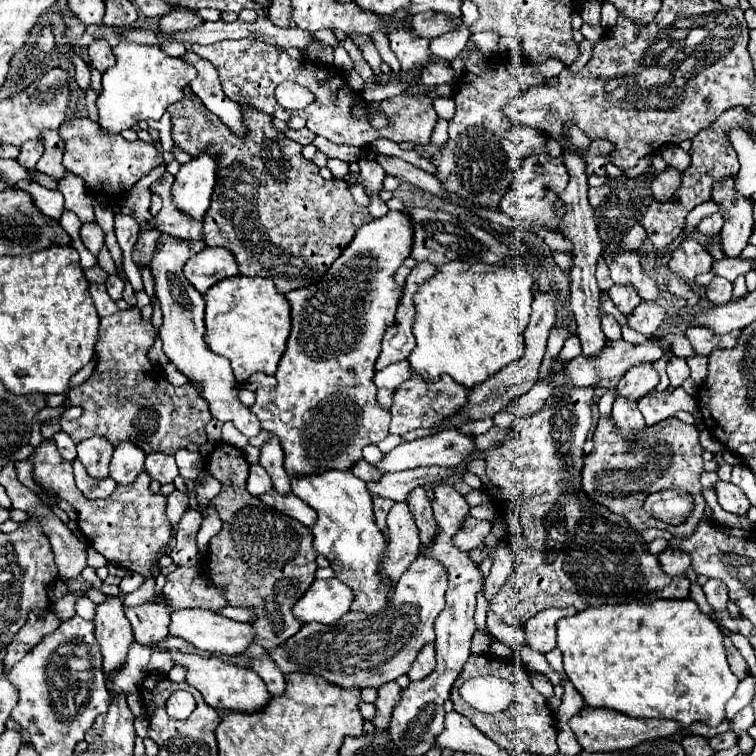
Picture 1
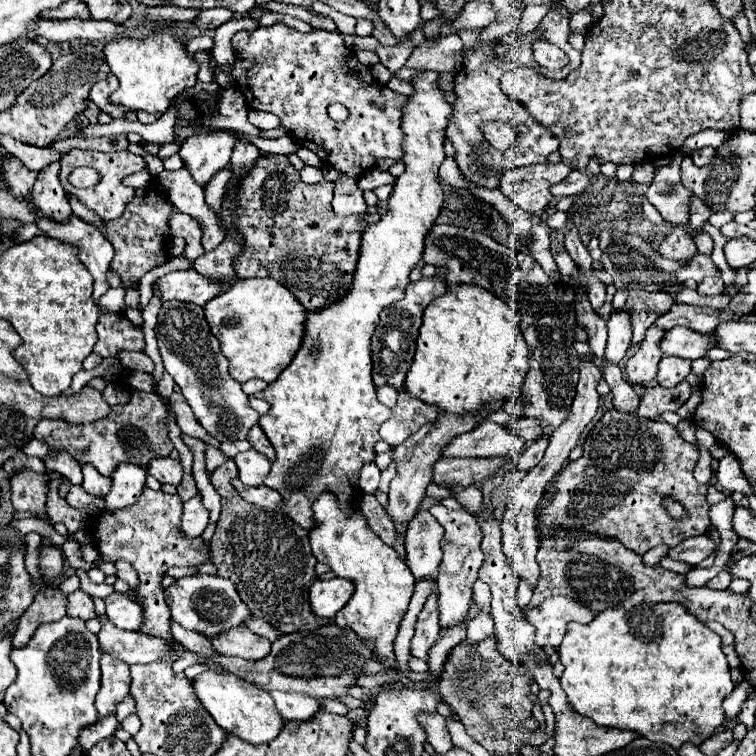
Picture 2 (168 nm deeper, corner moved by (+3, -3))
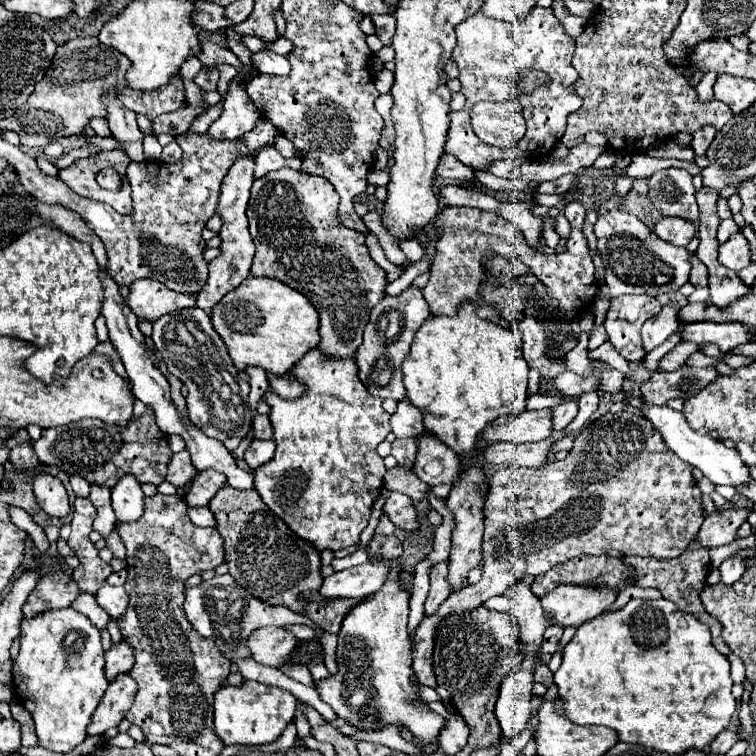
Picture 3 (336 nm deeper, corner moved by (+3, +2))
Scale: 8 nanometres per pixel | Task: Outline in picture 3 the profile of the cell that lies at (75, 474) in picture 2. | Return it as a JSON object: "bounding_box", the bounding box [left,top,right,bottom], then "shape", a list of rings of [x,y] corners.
{"bounding_box":[69,475,89,497],"shape":[[[73,475],[73,477],[69,477],[69,481],[71,481],[75,495],[79,495],[79,497],[89,495],[89,481],[87,479],[81,479],[81,475]]]}

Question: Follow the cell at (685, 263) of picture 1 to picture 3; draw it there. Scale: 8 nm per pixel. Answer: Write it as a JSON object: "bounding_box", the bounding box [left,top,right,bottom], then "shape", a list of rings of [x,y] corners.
{"bounding_box":[655,217,697,247],"shape":[[[663,217],[657,225],[655,225],[655,235],[667,243],[673,243],[673,245],[681,245],[681,247],[687,247],[689,241],[695,237],[697,229],[691,221],[687,219],[681,219],[681,217]]]}

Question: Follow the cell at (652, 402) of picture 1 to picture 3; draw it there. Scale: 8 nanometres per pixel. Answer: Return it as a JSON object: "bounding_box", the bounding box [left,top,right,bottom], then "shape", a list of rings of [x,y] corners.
{"bounding_box":[641,365,717,405],"shape":[[[683,365],[679,371],[673,373],[657,371],[649,381],[641,385],[641,397],[653,405],[667,405],[667,401],[675,397],[691,399],[693,395],[697,395],[699,387],[709,385],[715,377],[717,371],[713,367],[697,369]]]}

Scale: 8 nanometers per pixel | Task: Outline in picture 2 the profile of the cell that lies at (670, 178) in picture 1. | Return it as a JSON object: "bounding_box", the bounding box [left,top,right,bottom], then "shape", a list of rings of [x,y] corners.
{"bounding_box":[691,196,713,228],"shape":[[[693,196],[693,204],[691,204],[691,214],[693,214],[693,222],[691,222],[691,228],[701,228],[709,216],[713,214],[711,208],[703,202],[703,200],[697,200],[697,196]]]}

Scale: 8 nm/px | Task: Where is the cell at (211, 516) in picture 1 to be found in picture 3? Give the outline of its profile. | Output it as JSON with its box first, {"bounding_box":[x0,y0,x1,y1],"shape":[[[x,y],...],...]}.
{"bounding_box":[33,407,171,487],"shape":[[[147,407],[143,417],[131,417],[127,427],[109,427],[103,421],[87,421],[89,429],[99,431],[73,431],[73,423],[43,429],[41,437],[33,443],[33,451],[43,465],[57,465],[69,475],[81,475],[89,483],[99,483],[105,487],[113,487],[125,473],[133,473],[139,483],[155,483],[165,481],[167,461],[171,459],[171,449],[167,437],[155,425],[153,409]]]}

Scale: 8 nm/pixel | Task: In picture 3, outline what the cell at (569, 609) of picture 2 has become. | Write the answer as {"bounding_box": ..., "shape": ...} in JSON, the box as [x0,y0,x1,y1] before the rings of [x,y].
{"bounding_box":[541,585,617,627],"shape":[[[559,585],[553,593],[541,597],[549,623],[557,627],[579,627],[595,615],[609,609],[617,593],[609,589],[591,589],[577,585]]]}

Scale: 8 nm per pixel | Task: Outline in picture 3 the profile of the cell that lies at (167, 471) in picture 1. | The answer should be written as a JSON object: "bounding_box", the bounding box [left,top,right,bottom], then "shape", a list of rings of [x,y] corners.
{"bounding_box":[167,449,197,487],"shape":[[[183,449],[179,453],[175,453],[169,461],[169,467],[167,467],[167,481],[175,487],[183,487],[187,485],[193,477],[197,475],[193,463],[191,463],[191,457],[189,457],[189,451]]]}

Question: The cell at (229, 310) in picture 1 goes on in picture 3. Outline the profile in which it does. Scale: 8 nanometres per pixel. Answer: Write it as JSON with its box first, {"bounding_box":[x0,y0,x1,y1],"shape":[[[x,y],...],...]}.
{"bounding_box":[211,275,319,375],"shape":[[[249,275],[241,287],[229,291],[229,295],[213,307],[211,321],[227,345],[237,371],[259,367],[263,371],[283,375],[319,343],[319,315],[315,307],[299,291],[293,291],[289,285],[269,277]]]}

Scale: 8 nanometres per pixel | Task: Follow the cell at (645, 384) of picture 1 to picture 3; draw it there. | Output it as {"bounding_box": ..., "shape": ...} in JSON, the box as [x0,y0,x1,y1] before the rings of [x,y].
{"bounding_box":[641,303,679,353],"shape":[[[669,303],[669,305],[663,305],[663,309],[655,317],[643,323],[641,337],[643,337],[643,347],[647,353],[657,349],[663,341],[667,341],[677,331],[679,327],[677,313],[679,313],[679,305]]]}

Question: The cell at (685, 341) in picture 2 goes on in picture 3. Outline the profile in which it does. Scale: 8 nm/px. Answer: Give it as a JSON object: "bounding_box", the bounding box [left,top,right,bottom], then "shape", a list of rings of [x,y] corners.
{"bounding_box":[681,321,753,353],"shape":[[[701,321],[701,323],[687,323],[681,331],[683,341],[697,343],[699,347],[705,343],[713,343],[719,347],[719,351],[727,353],[733,347],[753,341],[753,337],[747,333],[747,327],[741,323],[713,323],[713,321]]]}

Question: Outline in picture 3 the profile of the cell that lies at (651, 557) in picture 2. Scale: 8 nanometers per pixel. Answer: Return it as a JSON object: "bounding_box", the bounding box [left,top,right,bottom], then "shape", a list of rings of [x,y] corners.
{"bounding_box":[625,543,721,637],"shape":[[[695,543],[683,553],[679,555],[677,559],[643,559],[643,557],[627,557],[625,563],[633,565],[635,567],[635,575],[637,575],[637,583],[639,587],[655,587],[663,593],[665,599],[673,601],[677,605],[679,611],[683,613],[691,613],[695,615],[701,623],[705,623],[709,629],[711,629],[711,635],[713,637],[719,637],[721,635],[721,623],[711,617],[703,605],[701,605],[701,599],[699,599],[699,591],[705,583],[705,577],[707,577],[707,565],[709,565],[709,551],[707,549],[701,549],[697,547]]]}

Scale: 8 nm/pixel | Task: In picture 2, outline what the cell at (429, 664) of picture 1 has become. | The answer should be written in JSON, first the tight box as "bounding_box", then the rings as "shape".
{"bounding_box":[411,592,441,660],"shape":[[[433,592],[427,598],[427,602],[425,602],[421,614],[419,614],[419,620],[415,624],[415,636],[411,640],[411,654],[425,660],[425,656],[429,652],[429,644],[433,644],[439,630],[441,630],[441,626],[439,626],[439,606],[437,606],[437,594]]]}

